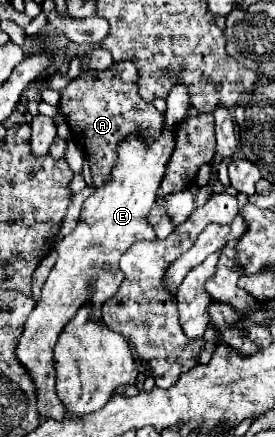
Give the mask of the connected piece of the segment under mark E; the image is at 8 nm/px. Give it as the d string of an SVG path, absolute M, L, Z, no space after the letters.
M176 84L172 88L172 92L168 94L166 98L166 104L168 104L168 110L164 114L164 132L160 134L160 138L156 138L154 142L146 144L142 138L138 136L130 136L126 140L122 140L118 144L118 160L112 168L112 180L100 188L100 190L94 190L88 200L82 204L82 212L80 212L80 218L78 218L78 226L76 230L70 234L70 236L64 236L58 244L56 244L56 252L58 252L58 260L52 268L52 272L48 274L44 286L42 286L42 294L38 298L38 304L36 308L30 312L26 324L24 324L24 332L18 340L18 346L16 346L16 358L20 360L20 364L24 364L24 368L28 370L28 376L32 376L32 384L36 386L36 396L38 396L38 408L48 408L48 412L44 414L46 418L64 418L66 412L64 412L64 404L60 404L60 398L56 396L56 390L54 390L54 346L56 346L56 340L60 336L60 332L64 330L64 326L72 320L72 316L76 314L76 310L88 300L88 284L90 282L96 282L98 288L94 288L90 300L94 300L94 310L100 310L102 304L116 294L120 282L124 280L124 272L120 272L118 268L118 260L120 256L136 242L136 240L154 240L156 234L152 230L152 226L148 226L146 222L146 216L150 212L150 208L154 206L156 202L156 190L160 186L160 180L164 176L164 170L166 170L166 162L172 154L172 148L174 148L174 128L176 124L180 124L182 120L188 118L188 88L184 84Z

